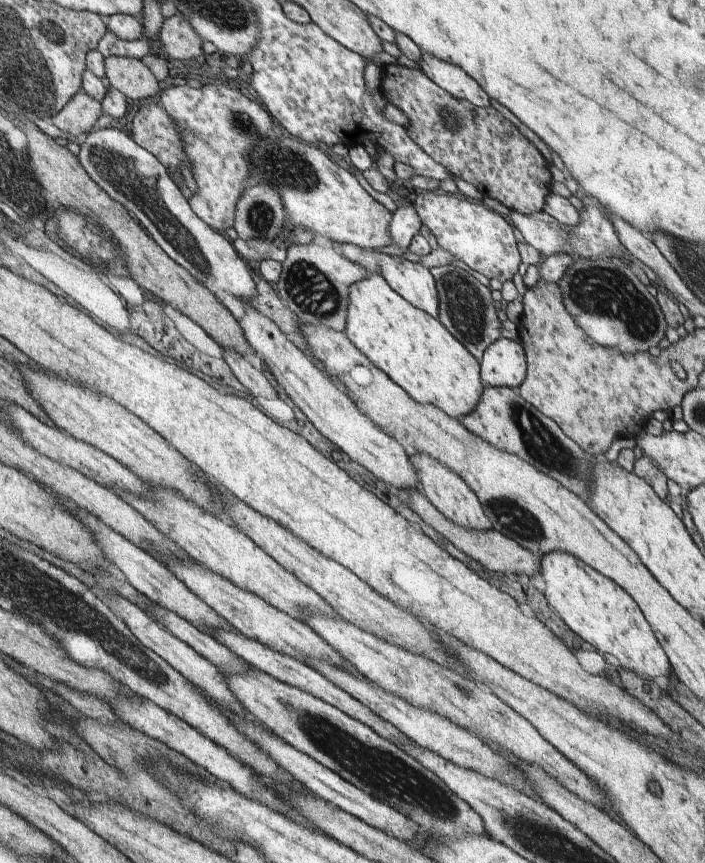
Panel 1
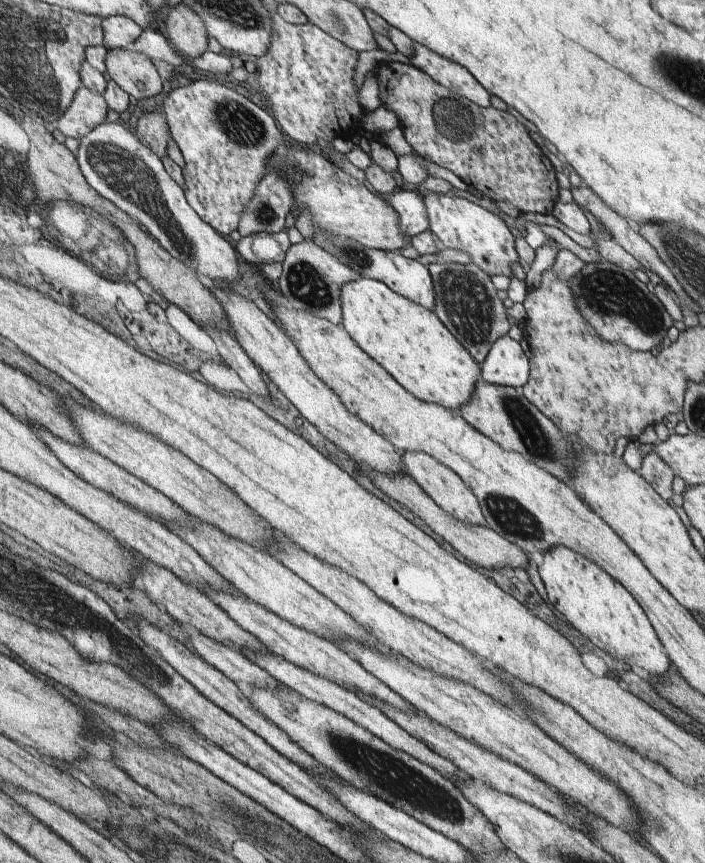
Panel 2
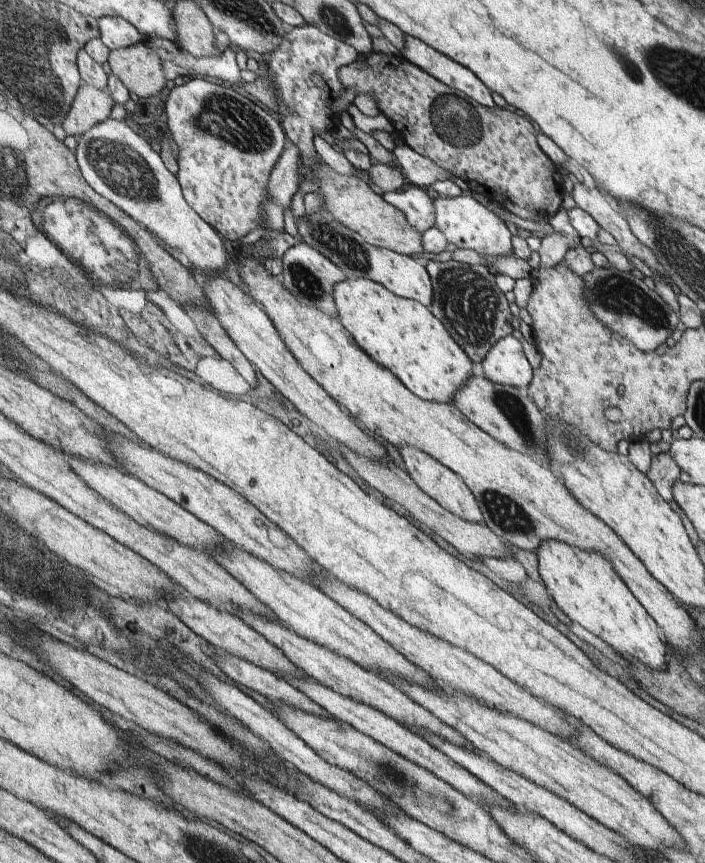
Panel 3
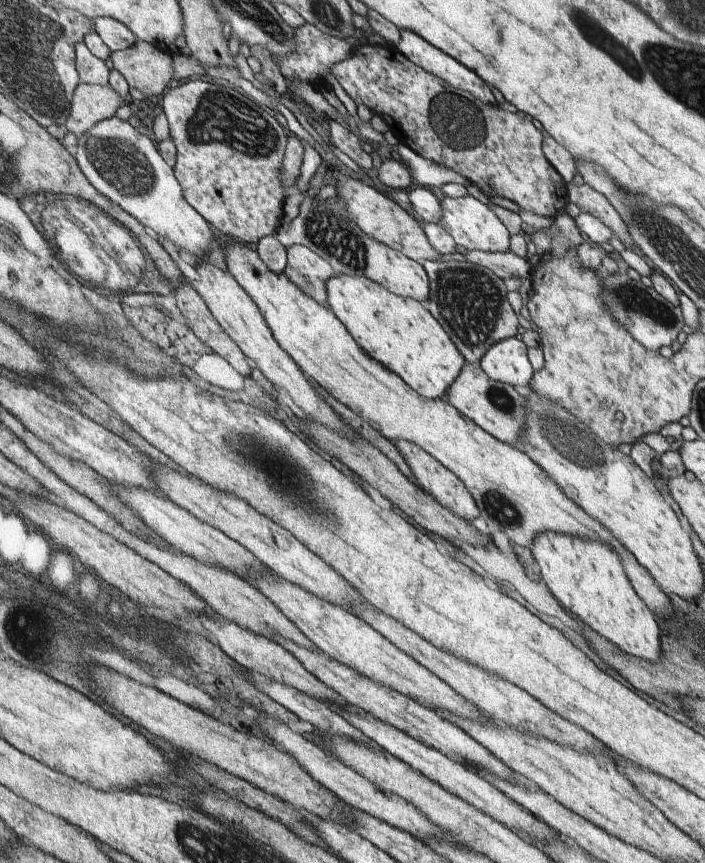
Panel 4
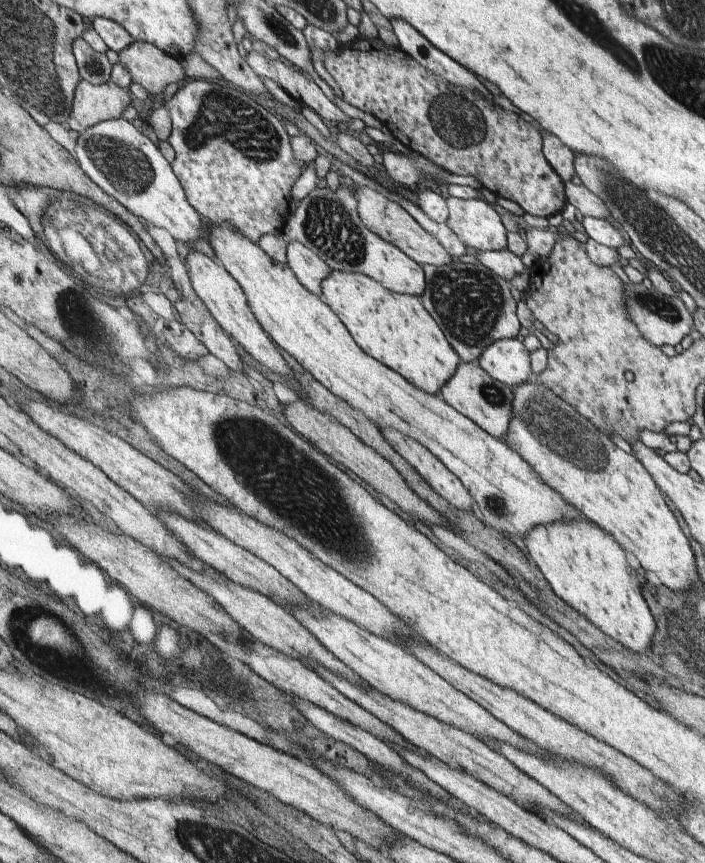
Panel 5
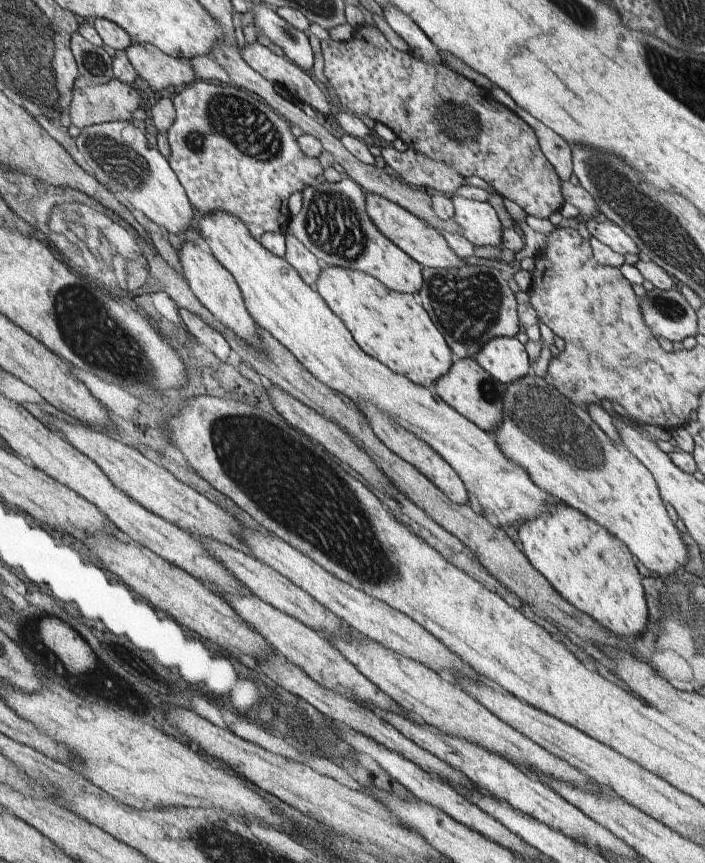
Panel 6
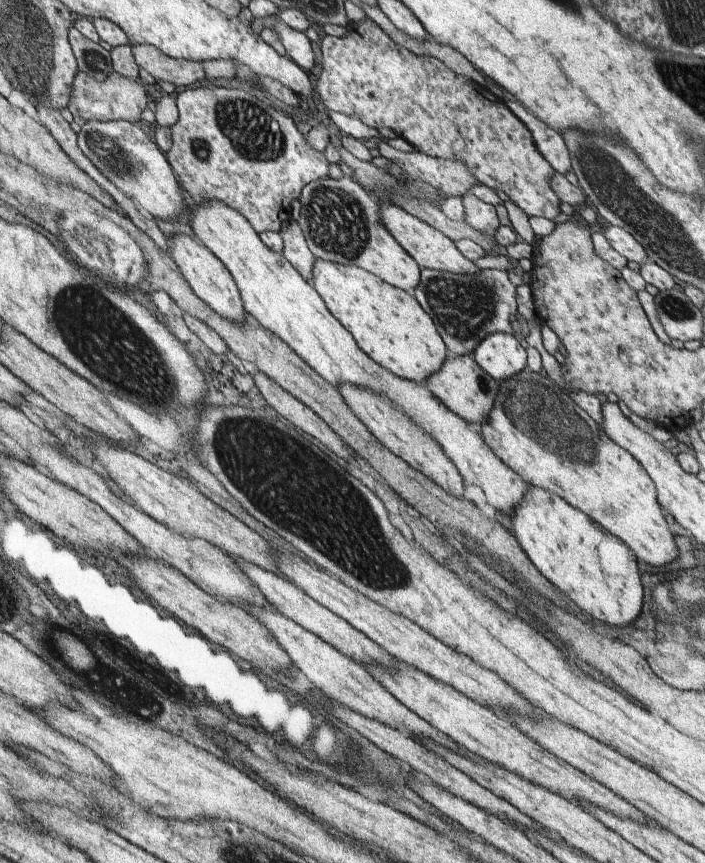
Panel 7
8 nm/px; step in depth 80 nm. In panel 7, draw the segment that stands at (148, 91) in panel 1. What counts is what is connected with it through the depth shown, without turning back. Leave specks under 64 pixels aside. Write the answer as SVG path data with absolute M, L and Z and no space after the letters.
M149 44L133 45L132 50L139 68L144 68L156 80L172 82L174 86L194 87L206 79L202 62L173 59Z

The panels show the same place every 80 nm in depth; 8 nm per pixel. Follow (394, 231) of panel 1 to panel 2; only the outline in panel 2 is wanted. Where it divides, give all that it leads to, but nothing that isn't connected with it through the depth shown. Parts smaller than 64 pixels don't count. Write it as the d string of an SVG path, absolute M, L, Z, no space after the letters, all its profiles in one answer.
M397 189L382 195L382 198L386 198L386 202L399 214L400 228L408 239L429 230L427 206L421 191Z

